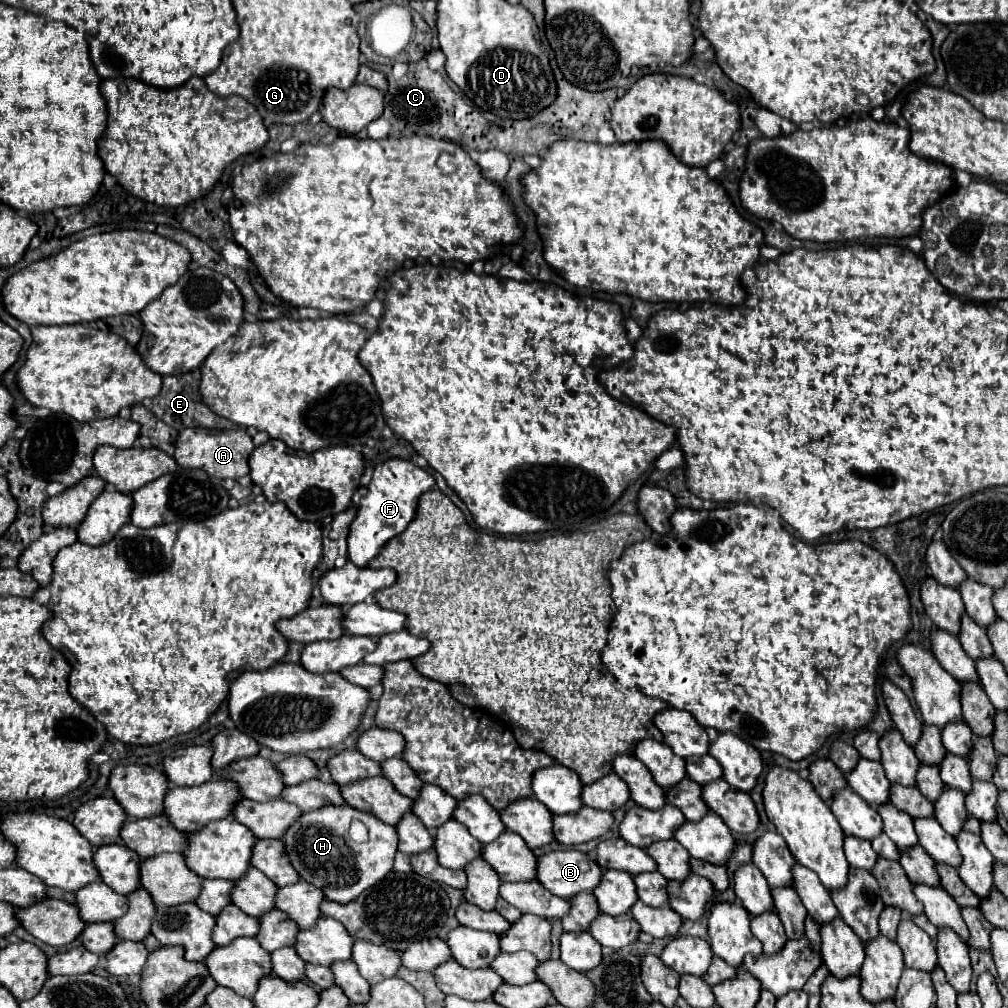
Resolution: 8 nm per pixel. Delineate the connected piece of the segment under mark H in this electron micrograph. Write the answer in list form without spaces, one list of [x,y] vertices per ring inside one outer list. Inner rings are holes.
[[[345,804],[345,806],[325,806],[323,810],[305,812],[303,818],[299,818],[299,824],[287,830],[283,842],[287,846],[287,854],[295,870],[299,870],[299,876],[303,880],[321,888],[327,900],[347,904],[355,900],[363,890],[383,880],[393,870],[393,862],[399,846],[399,834],[395,826],[389,826],[379,818],[371,814],[363,814]],[[355,818],[369,828],[369,842],[365,844],[357,844],[349,838],[349,824]]]

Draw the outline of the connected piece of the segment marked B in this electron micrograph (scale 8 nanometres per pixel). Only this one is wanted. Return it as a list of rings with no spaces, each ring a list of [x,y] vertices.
[[[579,850],[549,852],[537,862],[537,880],[565,900],[581,892],[593,892],[601,876],[601,866]]]

